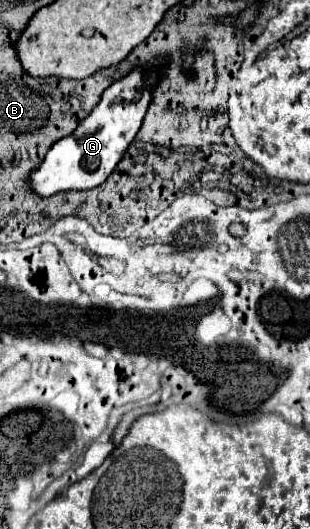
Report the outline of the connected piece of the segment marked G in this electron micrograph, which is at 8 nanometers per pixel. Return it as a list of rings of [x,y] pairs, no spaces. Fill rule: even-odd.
[[[135,70],[127,78],[109,86],[93,114],[77,126],[75,134],[53,144],[39,168],[27,176],[29,190],[41,198],[47,198],[67,190],[91,190],[105,182],[141,128],[145,110],[151,102],[151,86],[155,78],[155,70]]]

